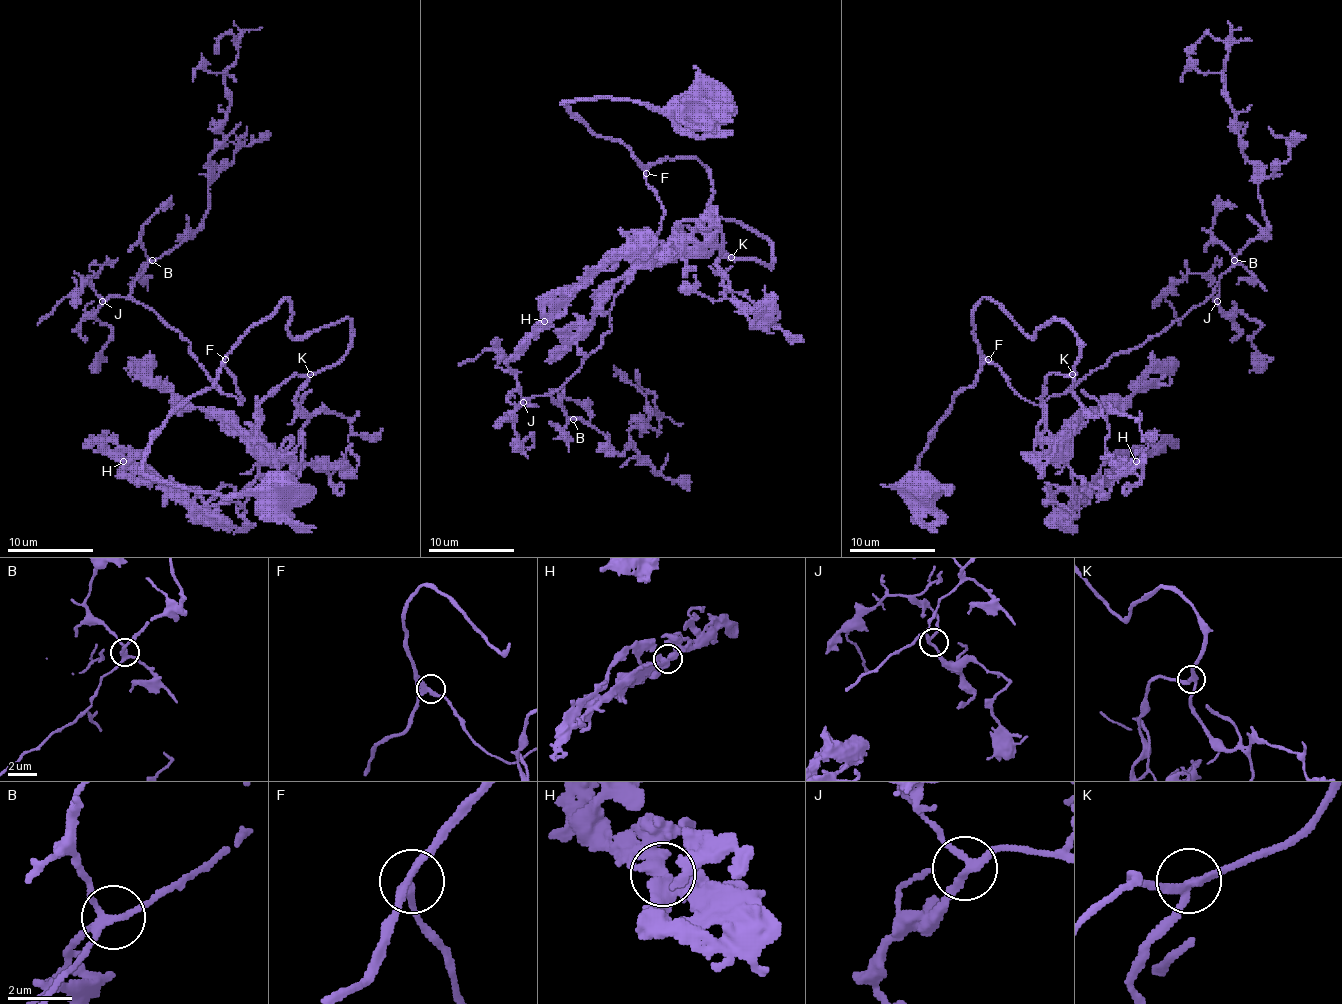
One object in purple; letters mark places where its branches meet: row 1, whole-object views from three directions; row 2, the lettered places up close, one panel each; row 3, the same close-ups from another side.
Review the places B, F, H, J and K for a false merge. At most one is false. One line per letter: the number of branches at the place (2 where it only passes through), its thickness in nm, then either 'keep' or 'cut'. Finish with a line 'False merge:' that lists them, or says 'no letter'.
B: branches 4; calibre 200 nm; keep
F: branches 3; calibre 240 nm; keep
H: branches 3; calibre 440 nm; keep
J: branches 3; calibre 180 nm; keep
K: branches 3; calibre 240 nm; keep
False merge: no letter

